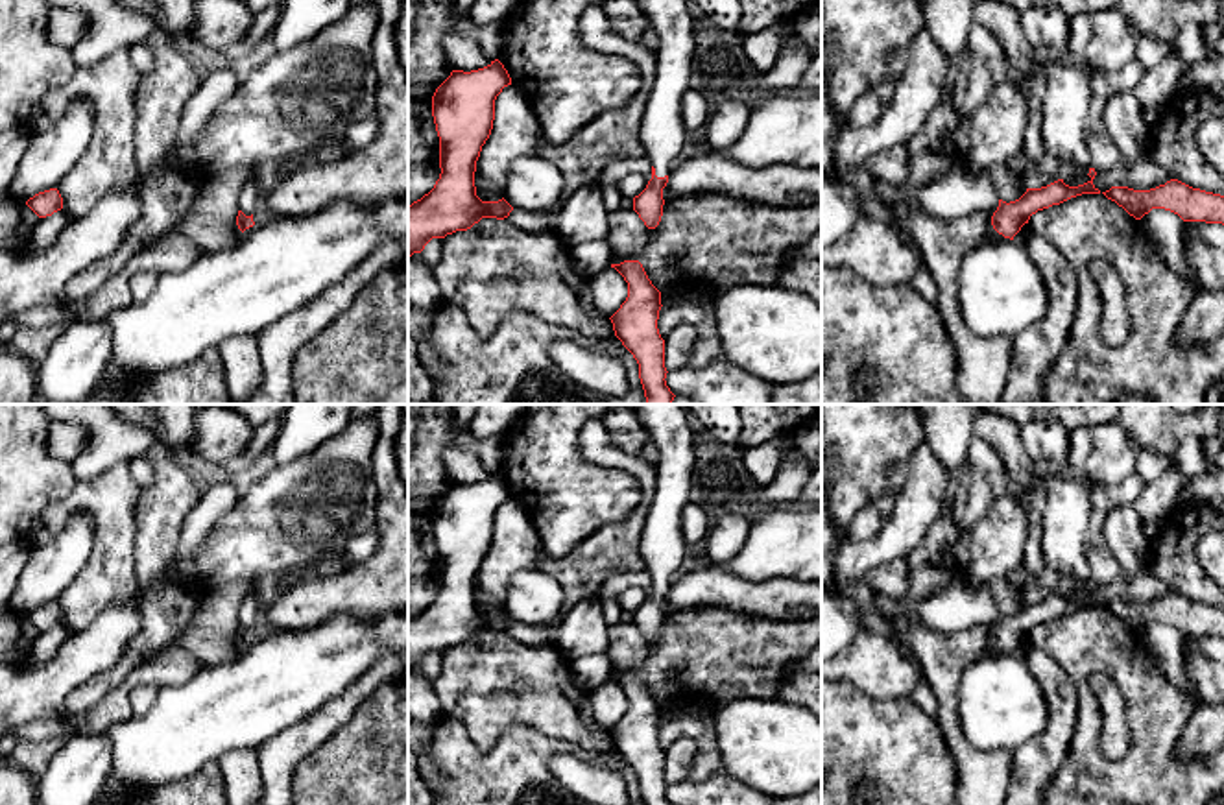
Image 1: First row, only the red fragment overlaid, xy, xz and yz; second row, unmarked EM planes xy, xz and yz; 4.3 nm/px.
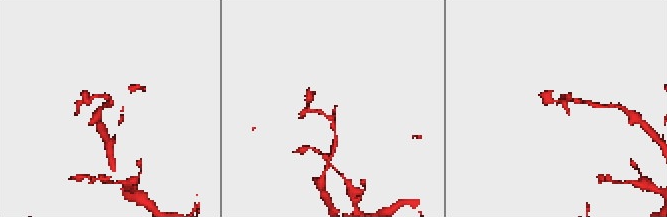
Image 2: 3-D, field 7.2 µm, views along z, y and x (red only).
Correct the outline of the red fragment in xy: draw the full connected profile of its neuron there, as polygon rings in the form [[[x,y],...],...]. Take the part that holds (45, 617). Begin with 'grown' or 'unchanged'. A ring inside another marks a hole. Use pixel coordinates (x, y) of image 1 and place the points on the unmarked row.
unchanged; [[[57,602],[35,607],[26,619],[39,630],[46,631],[63,622],[63,611]]]

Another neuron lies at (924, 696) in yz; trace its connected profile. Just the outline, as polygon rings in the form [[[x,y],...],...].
[[[921,679],[916,689],[908,696],[923,713],[936,716],[938,715],[938,700],[932,692],[930,685]]]

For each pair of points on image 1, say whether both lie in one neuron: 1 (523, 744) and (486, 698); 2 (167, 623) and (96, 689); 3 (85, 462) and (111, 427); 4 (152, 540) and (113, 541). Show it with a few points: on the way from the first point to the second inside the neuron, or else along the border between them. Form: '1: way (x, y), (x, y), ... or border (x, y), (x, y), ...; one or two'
1: border (468, 732), (484, 750), (510, 728), (552, 735); two
2: way (150, 639), (113, 676); one
3: way (95, 453), (109, 436); one
4: border (139, 497), (133, 549), (137, 582); two

